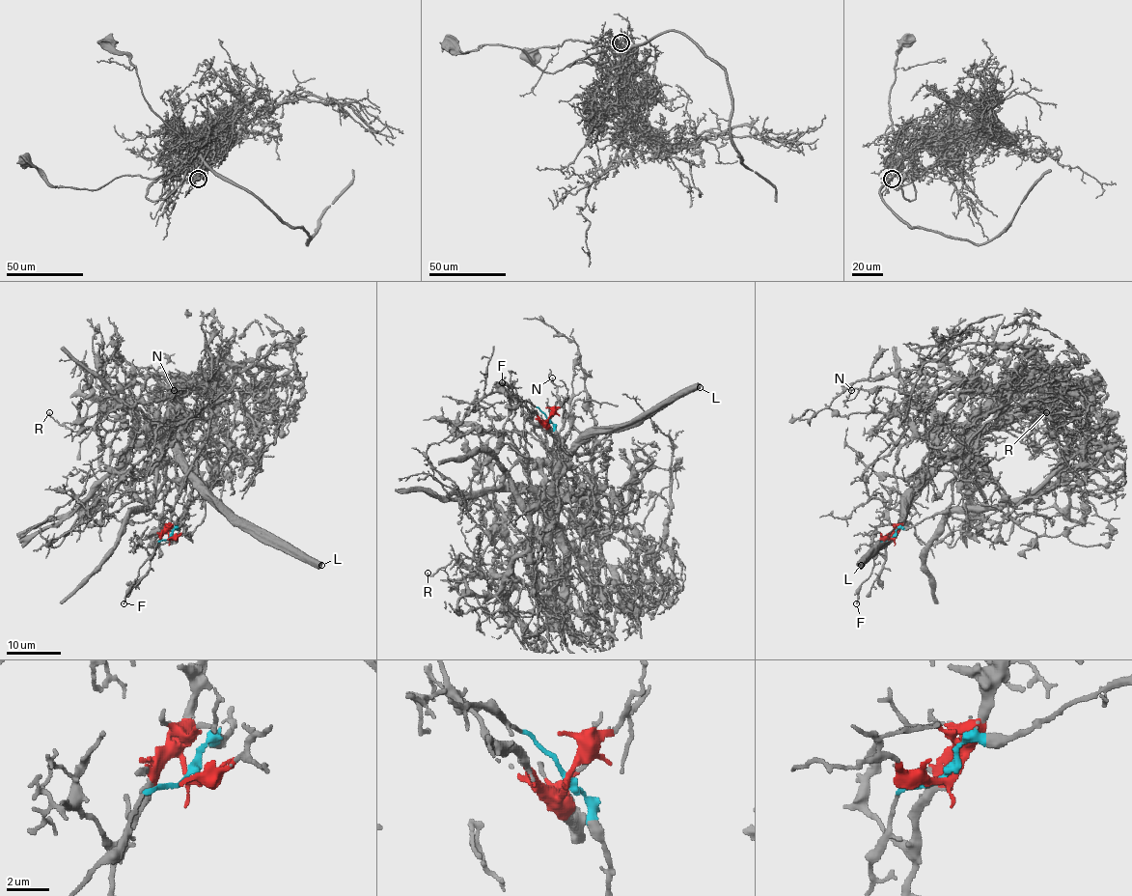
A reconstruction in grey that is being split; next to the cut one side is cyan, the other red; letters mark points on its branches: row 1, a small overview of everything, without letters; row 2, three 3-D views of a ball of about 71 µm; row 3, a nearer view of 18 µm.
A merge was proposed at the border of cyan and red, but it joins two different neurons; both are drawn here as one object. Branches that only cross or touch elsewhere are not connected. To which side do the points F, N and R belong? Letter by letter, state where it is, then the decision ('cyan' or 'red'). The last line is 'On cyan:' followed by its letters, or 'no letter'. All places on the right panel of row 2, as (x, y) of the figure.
F: (856, 603) | cyan
N: (851, 390) | red
R: (1046, 412) | cyan
On cyan: F, R

